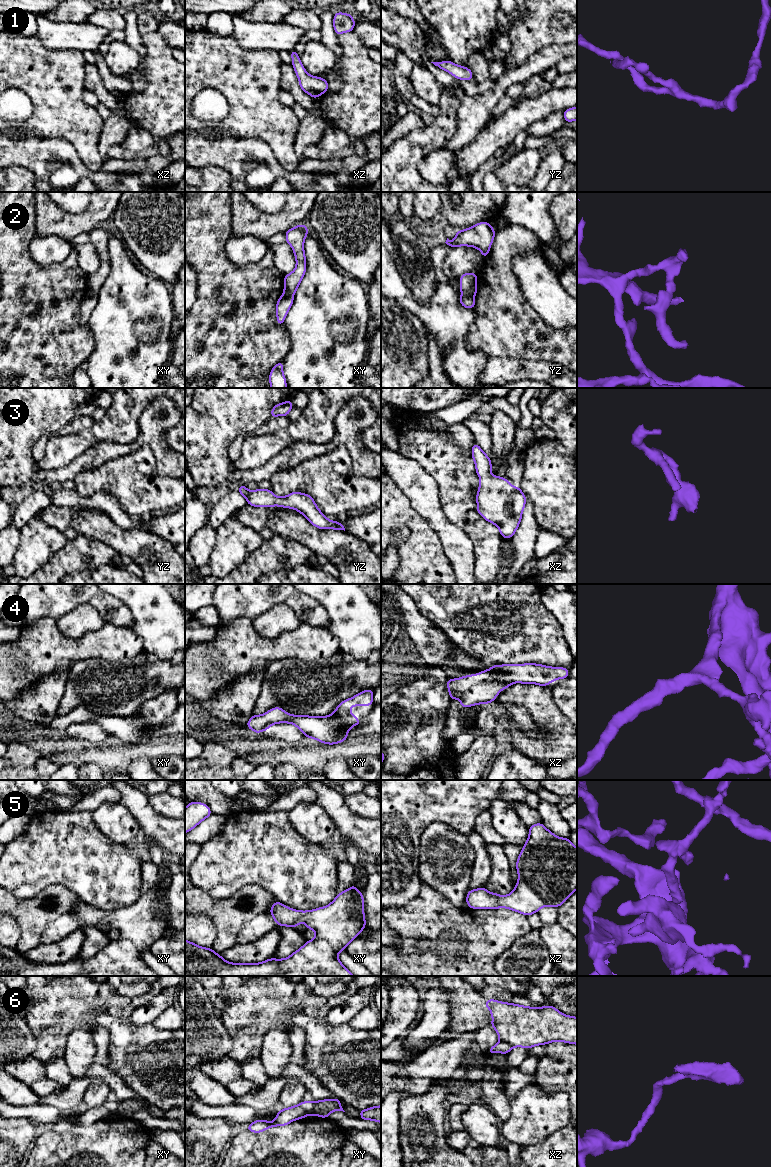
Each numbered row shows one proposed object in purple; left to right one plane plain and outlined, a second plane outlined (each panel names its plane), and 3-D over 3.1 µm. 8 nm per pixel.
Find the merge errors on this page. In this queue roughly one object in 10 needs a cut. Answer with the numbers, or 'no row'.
6

